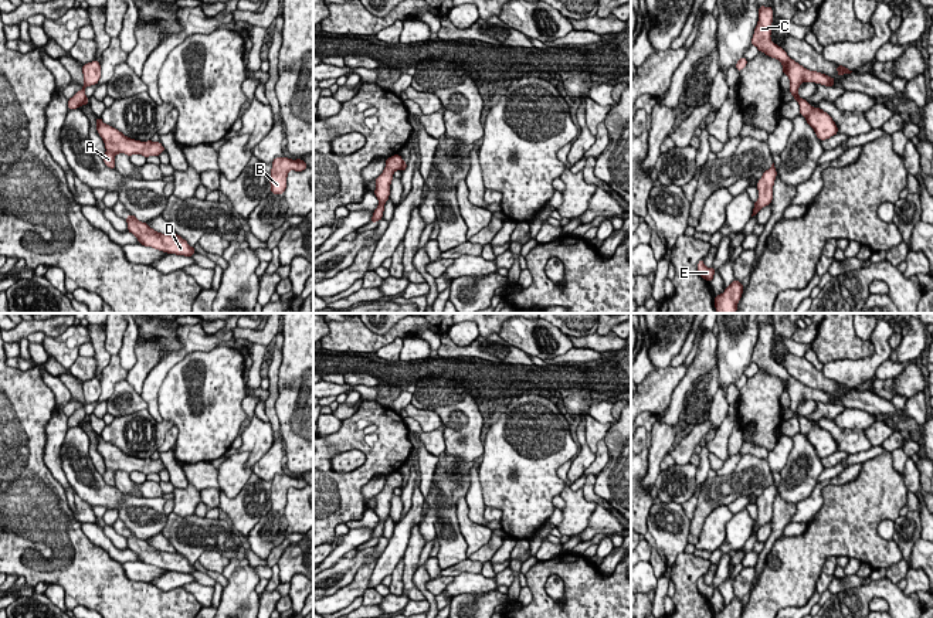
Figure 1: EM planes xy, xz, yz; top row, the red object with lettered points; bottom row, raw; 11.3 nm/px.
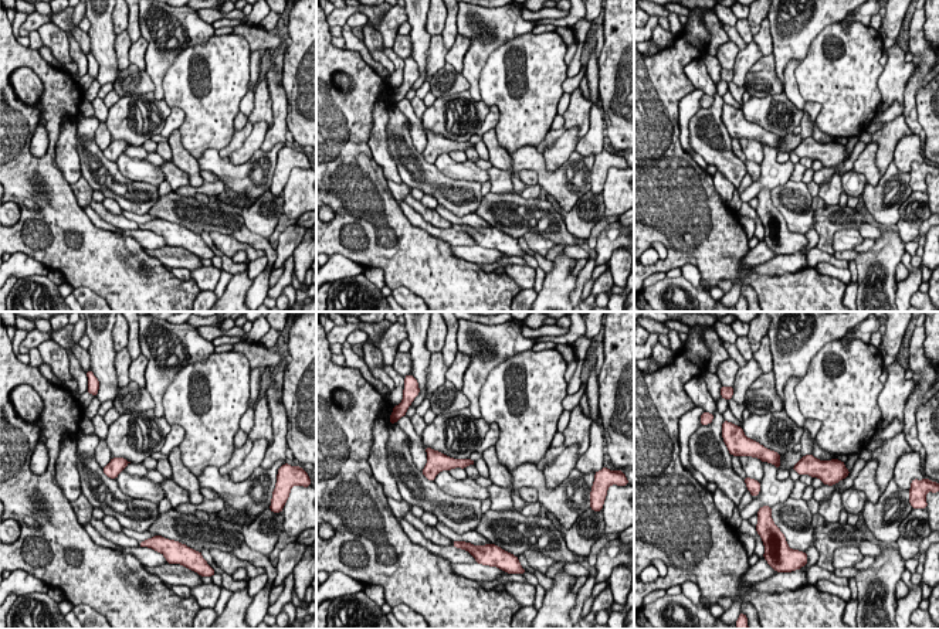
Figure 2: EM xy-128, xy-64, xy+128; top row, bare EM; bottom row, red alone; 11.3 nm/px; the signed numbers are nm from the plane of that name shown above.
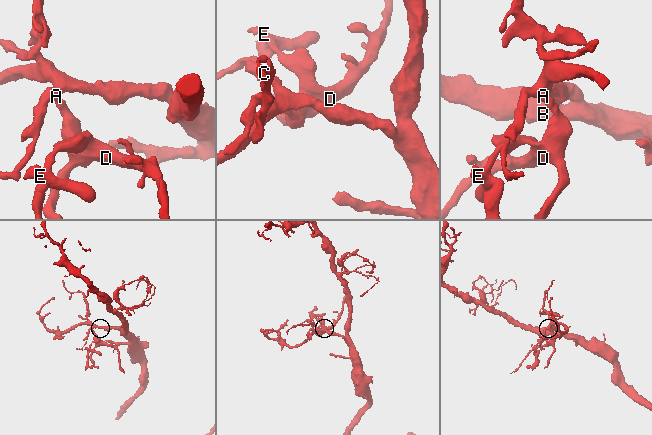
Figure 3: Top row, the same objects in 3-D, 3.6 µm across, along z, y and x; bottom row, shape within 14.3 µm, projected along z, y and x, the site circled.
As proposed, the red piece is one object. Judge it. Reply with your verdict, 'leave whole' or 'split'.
split

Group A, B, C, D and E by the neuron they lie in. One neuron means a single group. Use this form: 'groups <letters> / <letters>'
groups A B D E / C

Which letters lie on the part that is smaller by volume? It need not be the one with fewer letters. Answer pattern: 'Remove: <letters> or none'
Remove: C

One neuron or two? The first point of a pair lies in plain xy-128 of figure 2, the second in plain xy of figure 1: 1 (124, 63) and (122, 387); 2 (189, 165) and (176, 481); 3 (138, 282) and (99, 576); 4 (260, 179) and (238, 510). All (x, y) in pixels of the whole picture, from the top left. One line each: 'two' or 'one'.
1: two
2: one
3: one
4: one

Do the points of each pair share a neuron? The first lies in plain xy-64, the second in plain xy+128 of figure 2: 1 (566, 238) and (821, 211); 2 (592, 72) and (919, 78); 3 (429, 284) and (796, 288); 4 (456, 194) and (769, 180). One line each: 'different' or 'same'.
1: same
2: same
3: same
4: different

